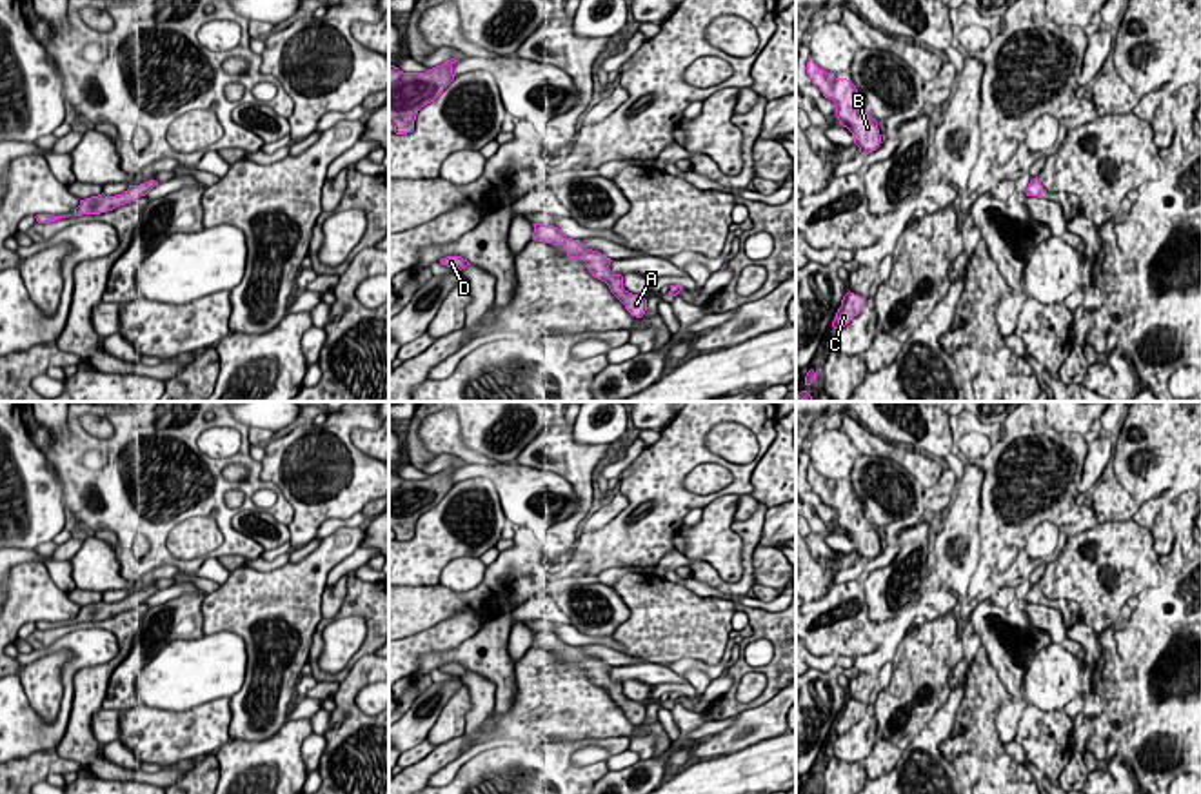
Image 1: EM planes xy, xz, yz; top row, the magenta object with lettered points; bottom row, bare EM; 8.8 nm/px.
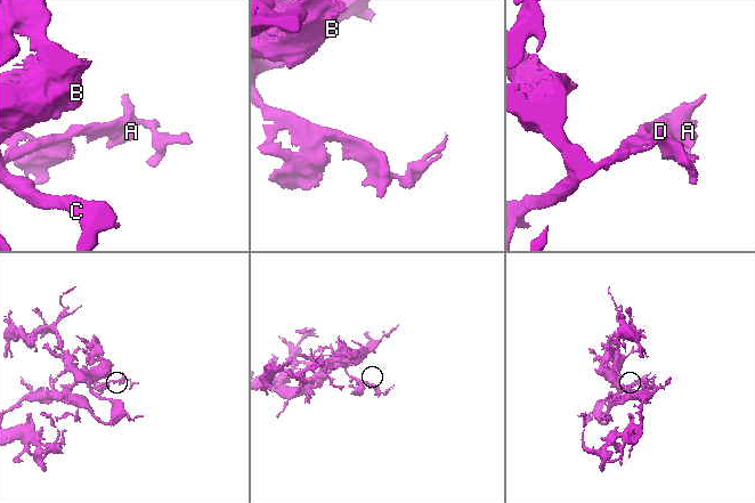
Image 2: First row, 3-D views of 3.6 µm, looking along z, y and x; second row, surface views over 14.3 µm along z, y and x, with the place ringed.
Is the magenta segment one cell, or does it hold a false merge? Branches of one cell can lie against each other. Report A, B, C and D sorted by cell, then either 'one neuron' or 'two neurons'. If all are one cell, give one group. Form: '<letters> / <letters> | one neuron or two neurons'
A B C D | one neuron

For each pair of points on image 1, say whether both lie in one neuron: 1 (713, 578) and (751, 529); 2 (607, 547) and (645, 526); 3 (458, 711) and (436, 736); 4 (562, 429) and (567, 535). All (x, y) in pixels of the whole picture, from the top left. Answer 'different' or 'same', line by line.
1: same
2: same
3: same
4: same

